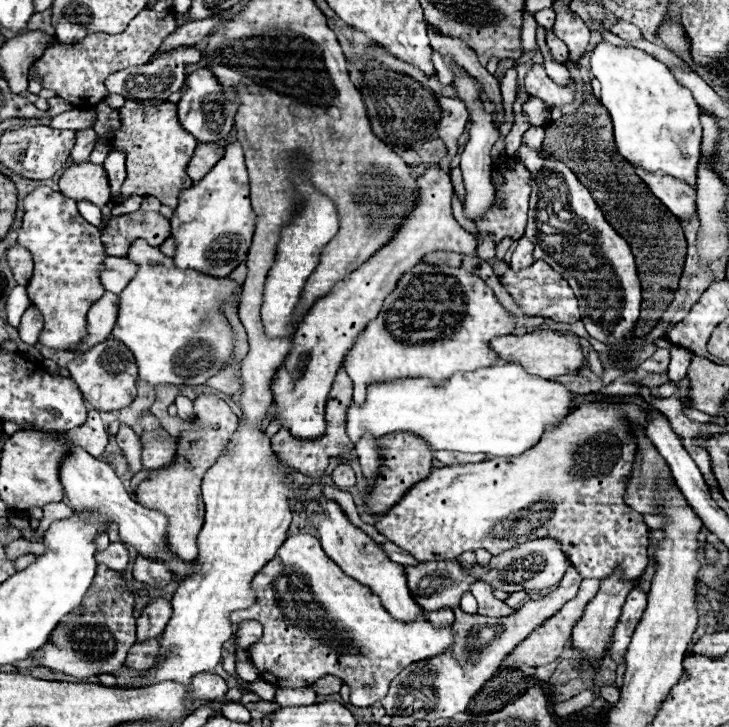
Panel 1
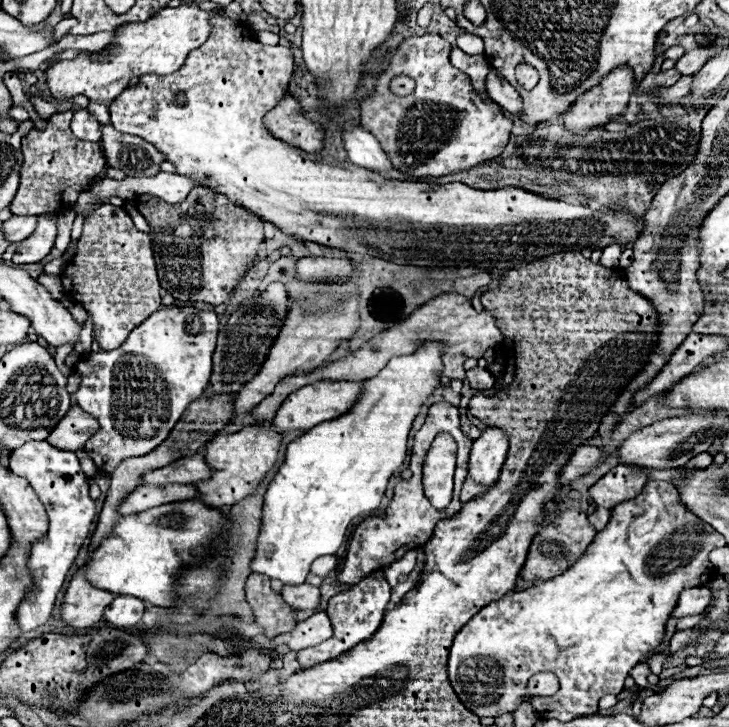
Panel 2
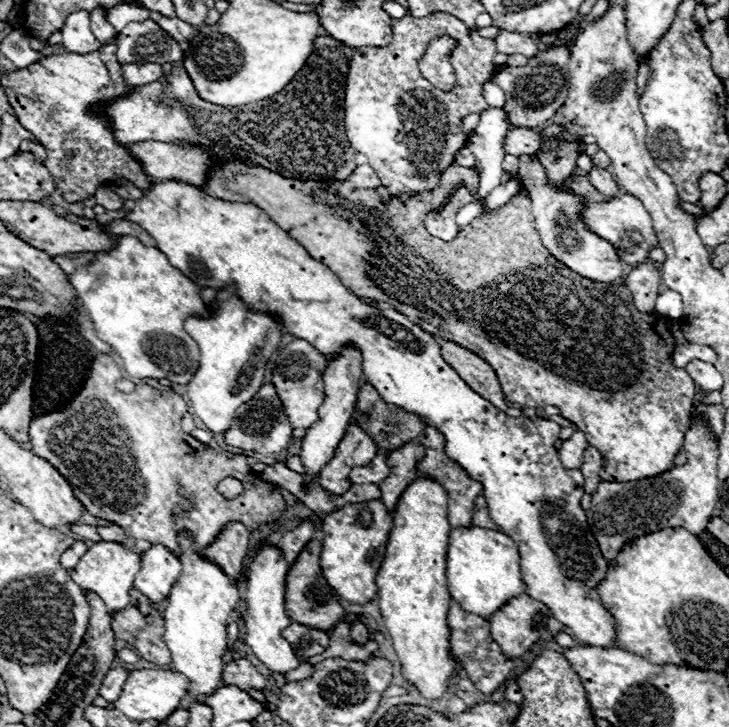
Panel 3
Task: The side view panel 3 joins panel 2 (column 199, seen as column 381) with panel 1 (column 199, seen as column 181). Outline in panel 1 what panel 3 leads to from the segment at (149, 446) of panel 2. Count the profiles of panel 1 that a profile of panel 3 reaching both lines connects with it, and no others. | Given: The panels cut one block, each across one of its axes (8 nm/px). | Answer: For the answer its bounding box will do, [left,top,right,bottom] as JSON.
[170,142,256,276]

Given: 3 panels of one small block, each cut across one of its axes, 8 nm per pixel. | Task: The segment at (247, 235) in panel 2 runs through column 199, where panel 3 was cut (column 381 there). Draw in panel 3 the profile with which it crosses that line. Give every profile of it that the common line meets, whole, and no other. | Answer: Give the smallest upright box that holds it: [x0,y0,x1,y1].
[202,160,696,482]

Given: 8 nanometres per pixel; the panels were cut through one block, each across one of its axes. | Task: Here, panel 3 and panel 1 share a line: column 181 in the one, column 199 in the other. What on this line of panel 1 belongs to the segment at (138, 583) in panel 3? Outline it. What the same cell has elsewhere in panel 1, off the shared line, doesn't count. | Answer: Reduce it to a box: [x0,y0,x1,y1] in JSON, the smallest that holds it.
[60,448,200,580]

